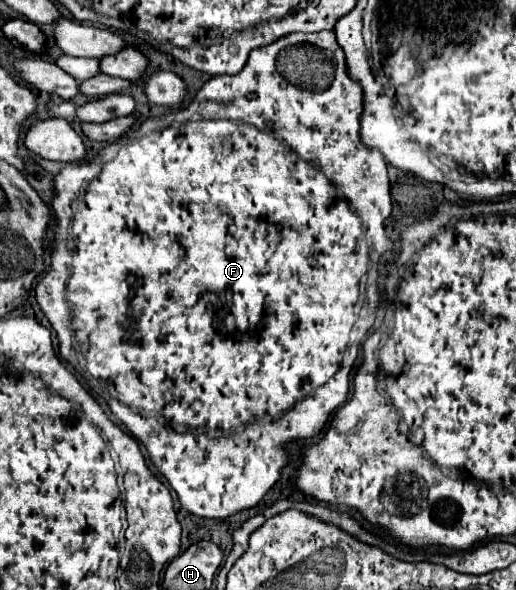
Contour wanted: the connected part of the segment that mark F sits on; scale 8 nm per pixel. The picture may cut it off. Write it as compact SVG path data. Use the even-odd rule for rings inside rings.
M317 32L317 34L287 34L287 36L283 36L283 38L281 38L281 40L277 40L277 42L273 42L273 44L267 44L267 46L261 46L261 48L253 48L253 52L249 52L249 58L247 58L247 64L245 64L245 66L243 66L243 70L241 70L241 72L239 72L239 74L235 74L235 76L217 76L217 78L211 78L211 80L209 80L209 82L205 82L205 84L203 84L203 88L201 88L201 90L199 90L199 92L197 92L197 94L195 94L195 98L193 98L193 100L191 100L191 104L189 104L189 106L187 106L187 108L183 108L183 110L179 110L179 112L175 112L175 114L167 114L167 116L157 116L157 118L147 118L147 120L145 120L145 122L141 122L141 124L139 124L139 126L137 126L137 128L133 128L133 130L129 130L129 132L127 132L127 136L121 136L121 138L119 138L119 140L117 140L117 144L115 144L115 146L117 146L117 156L115 156L115 158L113 158L113 160L109 160L109 162L105 162L105 164L103 164L103 168L101 168L101 174L99 174L99 166L91 166L91 164L67 164L67 166L65 166L65 168L63 168L63 170L59 170L59 172L57 172L57 174L55 174L55 176L53 176L53 192L55 192L55 190L57 190L57 194L53 194L53 198L51 198L51 204L49 204L49 206L51 206L51 210L53 210L53 218L57 218L57 226L55 226L55 236L53 236L53 240L51 240L51 244L49 244L49 246L51 246L51 270L49 270L49 272L47 272L47 274L45 274L45 278L41 278L41 280L39 280L39 284L37 284L37 288L35 288L35 296L37 296L37 304L39 304L39 308L41 308L41 310L43 310L43 314L45 314L45 316L47 316L47 320L49 320L49 322L51 322L51 326L53 326L53 330L55 330L55 332L57 332L57 333L58 333L58 339L59 339L59 353L60 353L60 357L61 357L61 359L64 359L64 358L65 358L65 359L69 359L69 360L72 360L72 361L74 361L74 356L73 356L73 347L72 347L72 346L71 346L71 344L70 344L70 339L71 339L71 335L67 335L67 332L66 332L66 333L65 333L65 332L63 332L63 331L62 331L62 332L61 332L61 331L60 331L60 332L59 332L59 331L57 331L57 330L59 330L59 329L58 329L58 328L63 328L63 321L67 321L67 304L71 304L71 308L73 308L73 328L75 328L75 338L77 338L77 342L79 342L79 346L81 346L81 348L83 348L83 354L85 354L85 370L87 370L87 374L89 374L89 376L91 376L91 378L93 378L93 380L99 380L99 382L103 382L103 384L105 384L105 388L107 388L107 392L109 392L109 394L111 394L111 396L113 396L113 398L115 398L115 400L111 400L111 402L109 402L109 408L111 408L111 412L113 412L113 414L115 414L115 416L117 416L117 418L119 418L119 420L121 420L121 424L123 424L123 426L125 426L125 428L127 428L127 430L129 430L129 434L133 434L133 438L135 438L135 440L139 440L139 444L140 444L140 448L141 448L141 454L143 454L143 458L145 458L145 462L147 462L147 466L149 466L149 470L151 470L151 474L153 474L153 476L156 476L156 473L155 473L155 470L157 470L157 472L159 472L159 474L161 474L161 476L162 476L162 477L163 477L163 478L164 478L164 479L165 479L165 480L166 480L166 482L164 482L164 481L161 481L161 482L162 482L162 483L163 483L163 484L165 484L165 486L167 486L167 487L168 487L168 488L169 488L169 490L170 490L170 493L171 493L171 491L173 491L173 492L174 492L174 493L175 493L175 494L176 494L176 495L177 495L177 498L178 498L178 501L177 501L177 503L174 503L174 506L173 506L173 508L174 508L174 510L175 510L175 506L177 506L177 508L181 508L181 510L183 510L183 512L187 512L187 514L189 514L189 512L193 512L193 514L195 514L195 516L201 516L201 518L227 518L227 516L231 516L231 514L237 514L237 512L241 512L241 510L245 510L245 508L253 508L253 506L257 506L257 504L259 504L259 502L261 502L261 500L263 500L263 496L265 496L265 494L267 494L267 492L269 492L269 490L271 490L271 486L273 486L273 484L275 484L275 482L277 482L277 480L279 480L279 478L281 478L281 470L283 470L283 468L285 468L285 466L287 466L287 464L289 464L289 450L287 450L287 446L289 446L289 444L291 444L291 442L295 442L295 440L309 440L309 438L313 438L313 436L317 436L317 434L319 434L319 432L321 432L321 430L323 430L323 426L325 426L325 424L327 424L327 420L329 420L329 416L331 416L331 414L333 414L333 412L335 412L335 410L337 410L337 408L339 408L339 406L341 406L341 404L343 404L343 402L345 402L345 400L347 400L347 394L349 394L349 372L351 372L351 370L353 370L353 364L355 364L355 360L357 360L357 354L359 354L359 351L360 351L360 349L361 349L361 346L362 346L362 344L363 344L363 340L365 340L365 339L366 339L366 337L367 337L367 334L368 334L368 332L369 332L369 330L370 330L370 329L371 329L371 327L373 327L373 325L374 325L374 322L375 322L375 312L376 312L376 311L377 311L377 310L378 310L378 309L379 309L379 308L380 308L380 307L381 307L381 306L382 306L382 304L383 304L383 300L382 300L382 299L381 299L381 296L380 296L380 292L381 292L381 288L380 288L380 286L381 286L381 284L380 284L380 283L379 283L379 282L375 282L375 283L372 283L372 284L371 284L371 285L370 285L370 286L369 286L369 287L368 287L368 288L367 288L367 282L369 282L369 270L371 270L371 268L373 268L373 260L375 260L375 264L379 264L379 260L381 260L381 258L383 258L383 254L385 254L385 252L391 252L391 246L389 246L389 242L391 242L391 240L389 240L389 238L387 238L387 234L385 234L385 220L389 220L389 218L391 218L391 196L389 196L389 178L387 178L387 164L385 164L385 160L381 160L381 154L379 154L379 152L367 152L367 148L365 148L365 146L363 146L363 144L361 144L361 142L359 142L359 124L357 124L357 116L361 116L361 88L357 88L357 84L353 84L353 80L349 80L349 78L347 78L347 72L345 72L345 56L343 56L343 52L341 52L341 46L339 46L339 44L337 44L337 40L335 40L335 32ZM81 188L85 188L85 194L83 194L83 198L81 198L81 202L79 202L79 204L77 204L77 206L75 206L75 214L73 214L73 220L71 220L71 200L73 200L73 198L75 198L75 196L79 196L79 192L81 192ZM71 254L73 254L73 260L93 260L93 264L97 264L97 268L109 268L109 272L113 272L113 292L101 292L101 288L89 288L89 292L69 292L69 302L67 302L67 300L66 300L66 298L67 298L67 295L66 295L66 290L65 290L65 280L67 280L67 278L69 278L69 264L71 264ZM367 302L368 302L368 306L369 306L369 312L365 312L365 314L364 314L364 315L363 315L363 316L364 316L364 317L363 317L363 318L361 318L361 319L360 319L360 320L359 320L359 316L361 316L361 310L363 310L363 308L365 308L365 304L367 304ZM173 388L197 388L197 392L173 392ZM135 408L139 408L139 410L145 410L145 412L155 412L155 414L159 414L159 416L161 416L161 418L163 418L163 420L165 420L165 422L167 422L167 424L171 424L171 426L173 426L173 428L179 428L179 426L185 426L185 428L187 428L187 430L189 430L189 431L176 431L176 432L175 432L175 430L173 430L173 428L171 428L171 426L167 426L167 424L161 424L161 422L157 422L157 420L155 420L155 418L147 418L147 416L141 416L141 414L139 414L139 410L135 410ZM265 416L269 416L269 418L277 418L277 416L281 416L281 418L279 418L279 420L275 420L275 422L271 422L271 424L253 424L253 426L249 426L249 424L251 424L251 422L253 422L253 420L255 420L255 418L265 418ZM217 432L233 432L233 434L227 434L227 436L221 436L221 438L213 438L213 440L207 440L207 438L205 438L205 436L198 436L198 435L199 435L199 434L205 434L205 435L206 435L206 434L217 434Z

